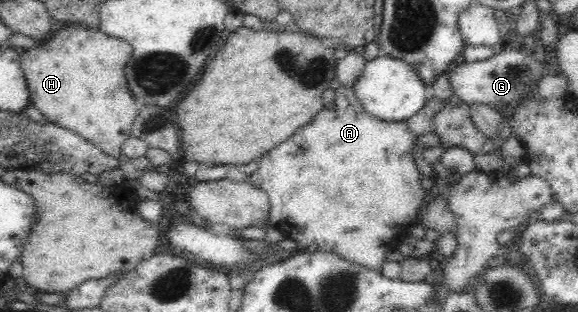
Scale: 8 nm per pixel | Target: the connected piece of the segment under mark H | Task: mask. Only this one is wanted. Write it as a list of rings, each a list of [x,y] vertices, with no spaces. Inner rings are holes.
[[[63,25],[41,45],[24,51],[21,55],[21,69],[26,79],[31,103],[43,114],[46,121],[66,128],[78,137],[98,146],[111,158],[121,158],[123,142],[132,137],[133,123],[140,110],[136,107],[135,99],[129,92],[125,77],[127,62],[132,56],[129,42],[112,38],[100,31],[82,25]]]

